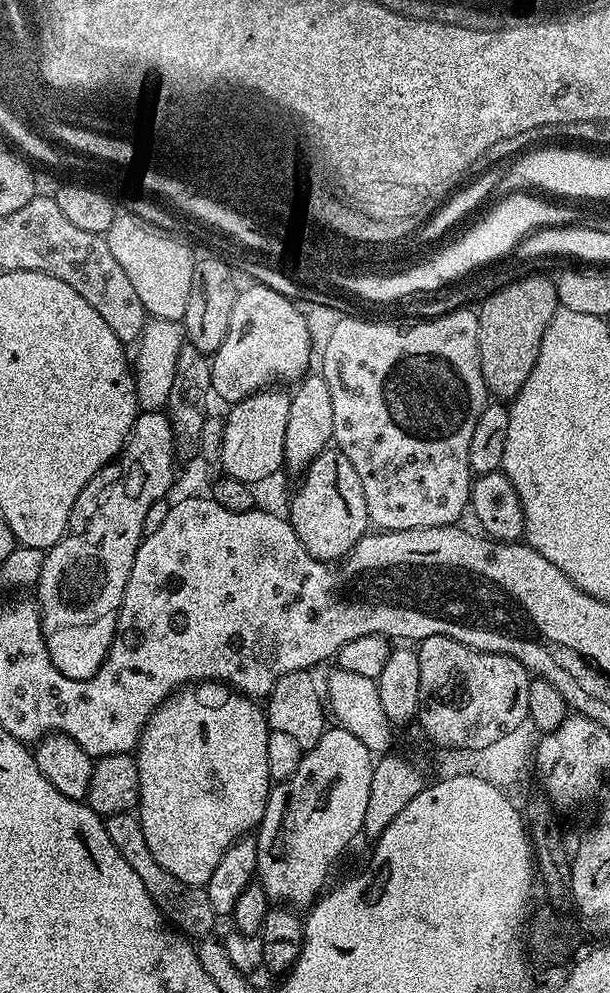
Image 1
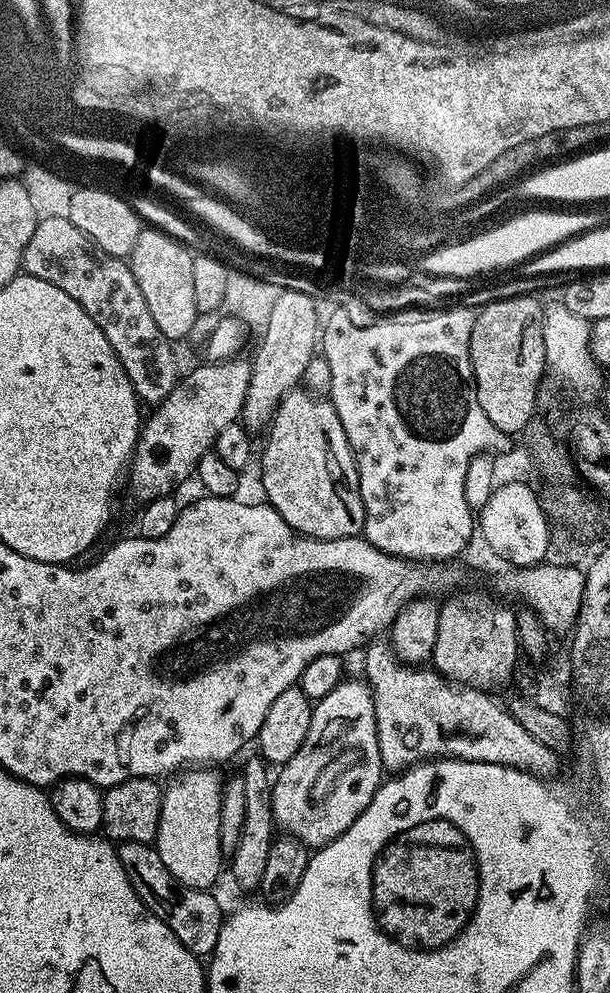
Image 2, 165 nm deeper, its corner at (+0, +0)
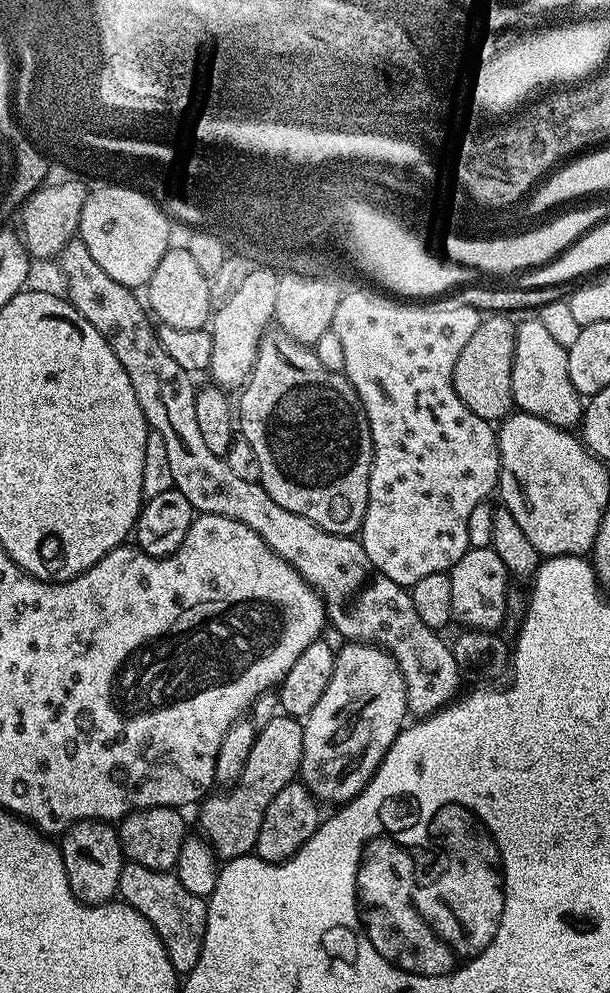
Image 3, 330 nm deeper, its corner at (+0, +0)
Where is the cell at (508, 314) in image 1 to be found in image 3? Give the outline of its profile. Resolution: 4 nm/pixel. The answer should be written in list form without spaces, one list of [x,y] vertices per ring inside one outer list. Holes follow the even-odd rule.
[[[492,314],[481,319],[478,330],[470,337],[470,342],[462,346],[462,354],[458,354],[458,362],[454,362],[454,390],[462,402],[466,402],[466,410],[474,410],[478,418],[489,422],[499,422],[513,411],[512,403],[512,367],[514,366],[514,346],[516,345],[516,324],[507,315]]]

